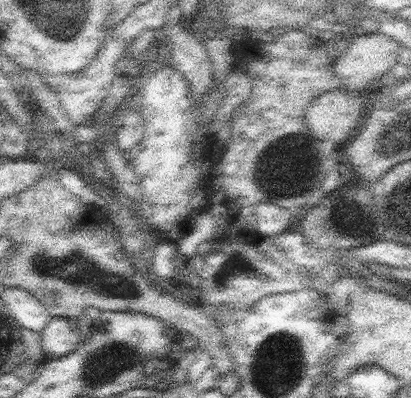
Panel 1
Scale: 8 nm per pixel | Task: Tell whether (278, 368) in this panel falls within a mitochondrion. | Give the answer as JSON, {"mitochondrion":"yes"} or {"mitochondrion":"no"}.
{"mitochondrion":"yes"}

